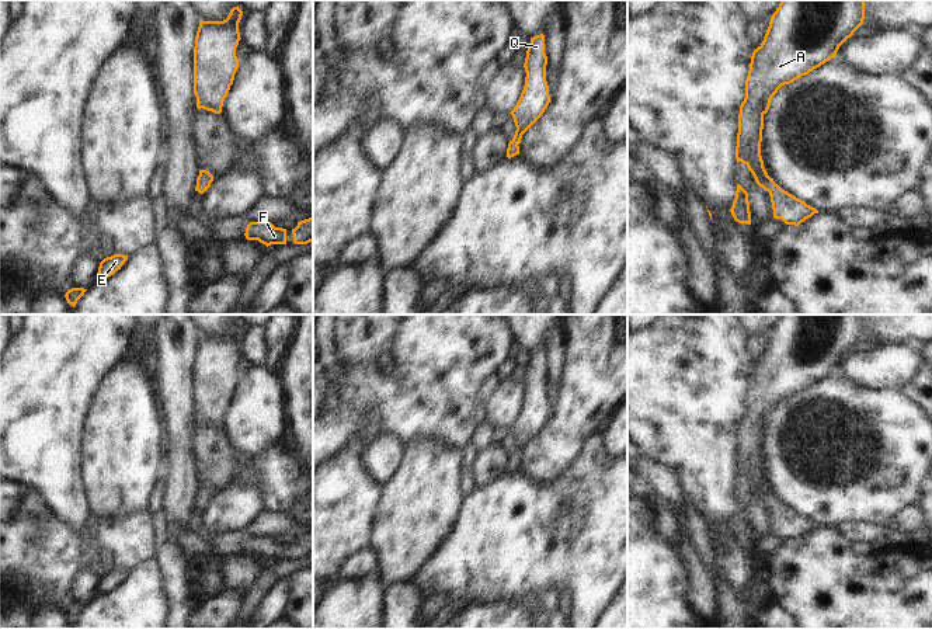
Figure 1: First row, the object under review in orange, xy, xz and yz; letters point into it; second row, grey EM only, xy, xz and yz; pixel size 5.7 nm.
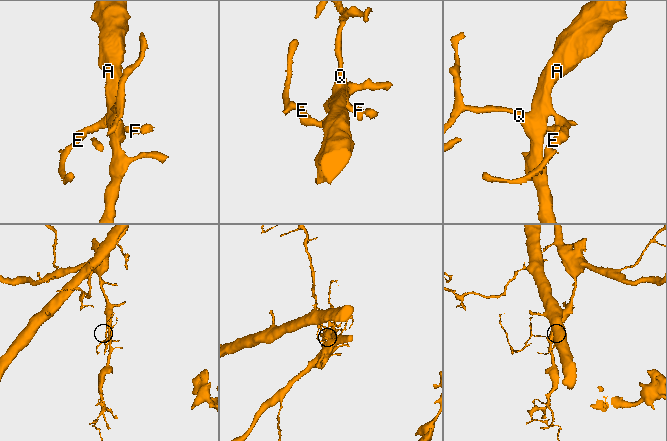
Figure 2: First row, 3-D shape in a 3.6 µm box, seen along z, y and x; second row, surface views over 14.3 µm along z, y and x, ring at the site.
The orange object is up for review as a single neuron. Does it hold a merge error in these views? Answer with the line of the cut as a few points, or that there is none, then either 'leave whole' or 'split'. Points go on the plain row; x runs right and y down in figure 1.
no cut; leave whole

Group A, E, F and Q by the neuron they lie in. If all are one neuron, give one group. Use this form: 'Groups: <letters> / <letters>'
Groups: A E F Q.

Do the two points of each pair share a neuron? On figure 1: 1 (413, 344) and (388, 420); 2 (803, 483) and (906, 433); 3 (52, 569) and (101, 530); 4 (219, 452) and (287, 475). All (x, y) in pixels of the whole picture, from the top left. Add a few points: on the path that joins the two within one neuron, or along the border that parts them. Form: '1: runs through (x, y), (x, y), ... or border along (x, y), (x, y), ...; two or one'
1: runs through (413, 362), (413, 395), (406, 402); one
2: runs through (828, 458), (833, 454), (866, 454), (880, 445); one
3: runs through (65, 556), (68, 553), (77, 553), (89, 542); one
4: runs through (236, 469), (242, 473), (270, 473); one

